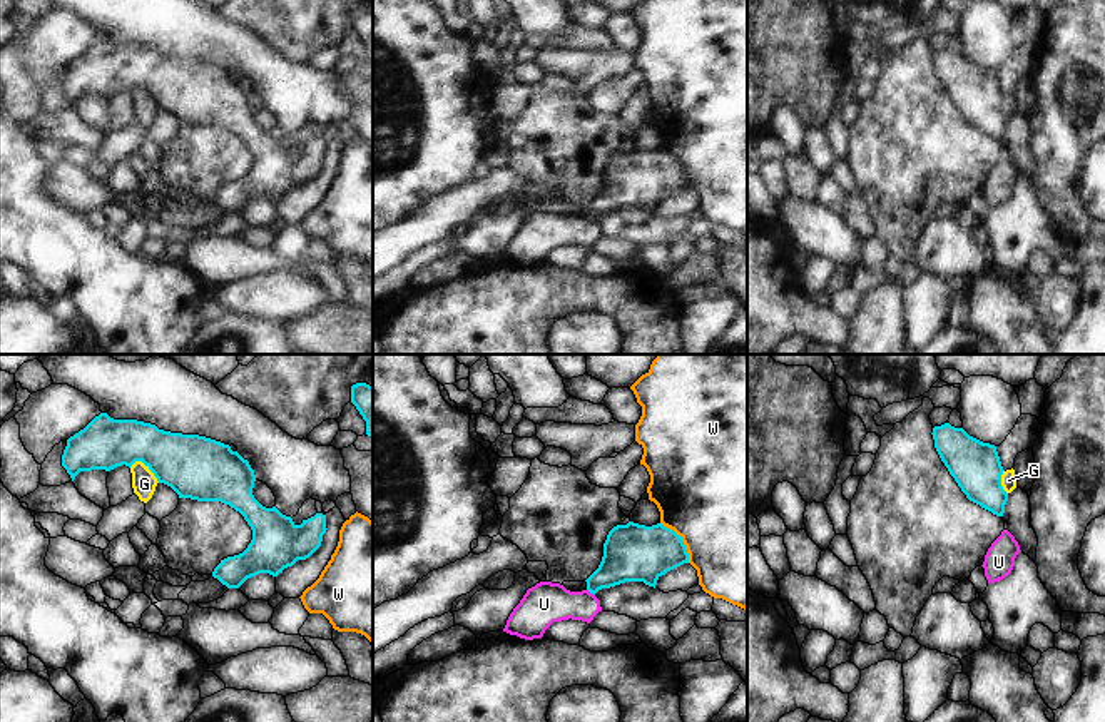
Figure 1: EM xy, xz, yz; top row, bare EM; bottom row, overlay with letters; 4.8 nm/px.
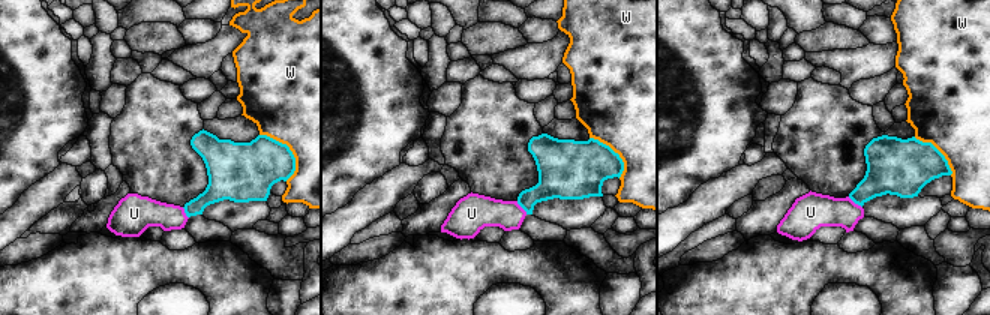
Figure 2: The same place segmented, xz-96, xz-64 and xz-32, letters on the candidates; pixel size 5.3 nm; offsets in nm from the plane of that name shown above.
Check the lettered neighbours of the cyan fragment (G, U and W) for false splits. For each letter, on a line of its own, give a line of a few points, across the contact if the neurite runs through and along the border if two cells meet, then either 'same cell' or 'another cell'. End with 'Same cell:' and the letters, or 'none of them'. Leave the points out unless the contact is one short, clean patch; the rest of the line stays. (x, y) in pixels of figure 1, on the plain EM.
G: another cell
U: line xz (587, 214), (594, 221); another cell
W: another cell
Same cell: none of them

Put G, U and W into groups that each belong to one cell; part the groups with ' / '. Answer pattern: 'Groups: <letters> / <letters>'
Groups: G U / W

